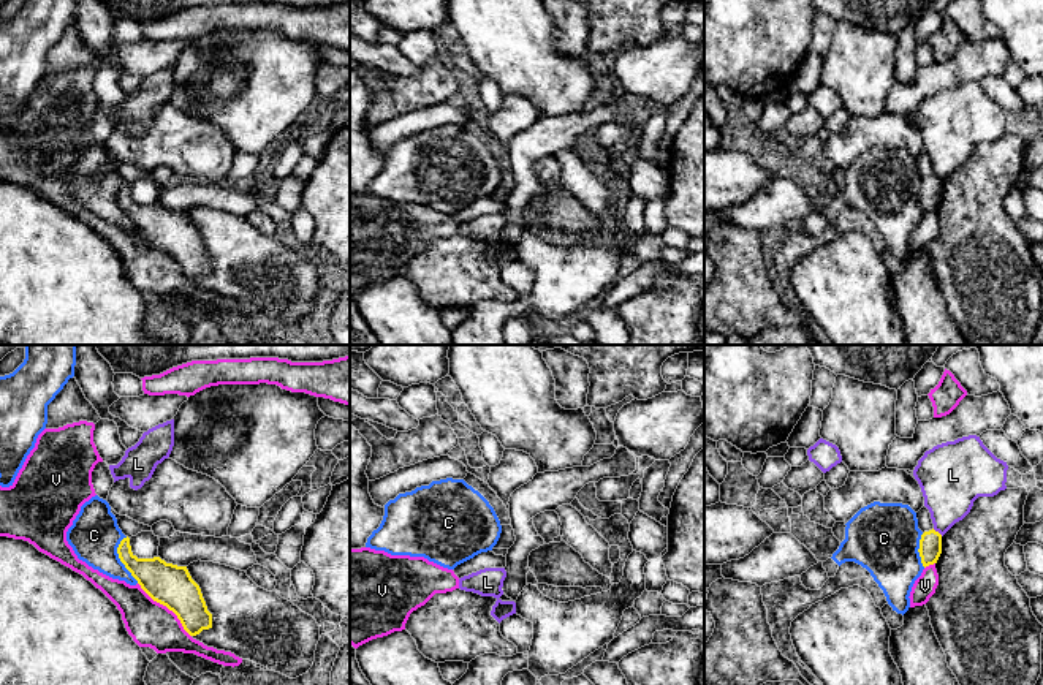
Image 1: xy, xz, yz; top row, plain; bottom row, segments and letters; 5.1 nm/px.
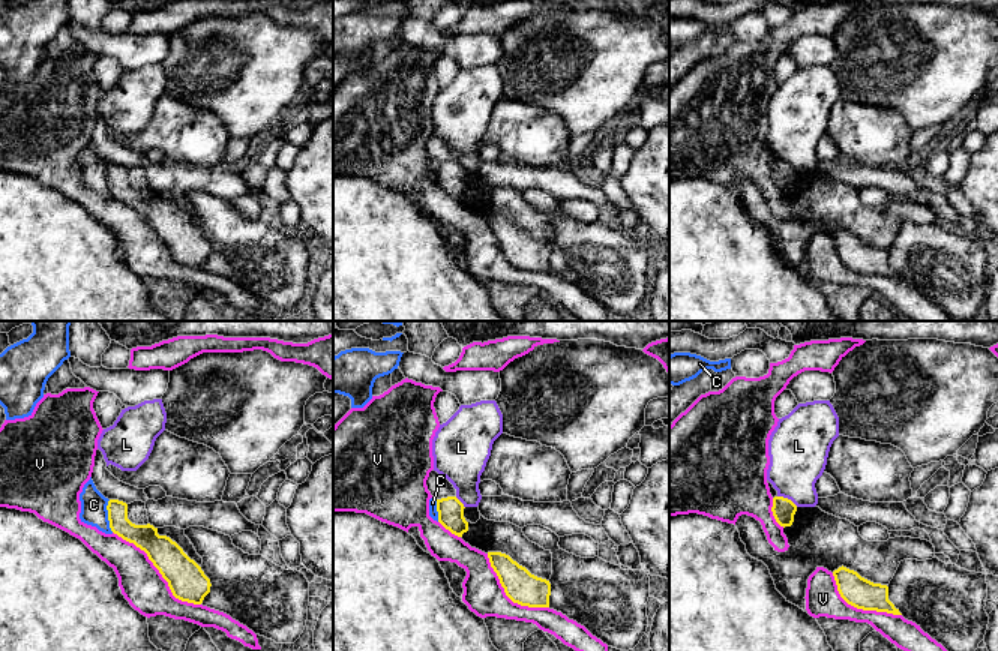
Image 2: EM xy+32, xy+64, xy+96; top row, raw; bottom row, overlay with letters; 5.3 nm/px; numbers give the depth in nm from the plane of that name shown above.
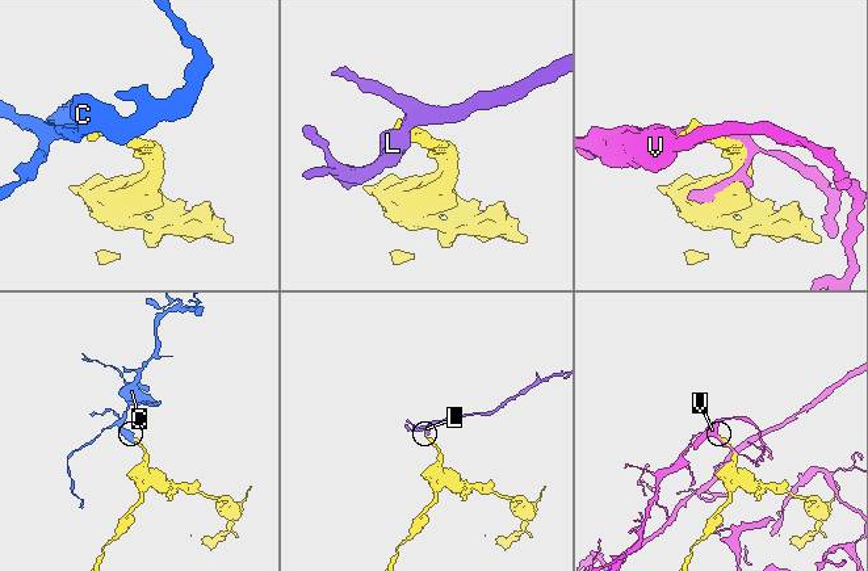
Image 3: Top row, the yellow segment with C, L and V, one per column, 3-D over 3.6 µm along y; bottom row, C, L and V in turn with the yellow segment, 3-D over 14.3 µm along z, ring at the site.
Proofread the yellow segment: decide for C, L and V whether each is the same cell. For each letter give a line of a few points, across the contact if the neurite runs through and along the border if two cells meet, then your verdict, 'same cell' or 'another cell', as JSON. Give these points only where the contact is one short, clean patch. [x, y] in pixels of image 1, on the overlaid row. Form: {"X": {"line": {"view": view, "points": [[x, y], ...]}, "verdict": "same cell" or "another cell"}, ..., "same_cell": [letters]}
{"C": {"verdict": "another cell"}, "L": {"line": {"view": "yz", "points": [[933, 529], [942, 535]]}, "verdict": "another cell"}, "V": {"verdict": "another cell"}, "same_cell": []}

